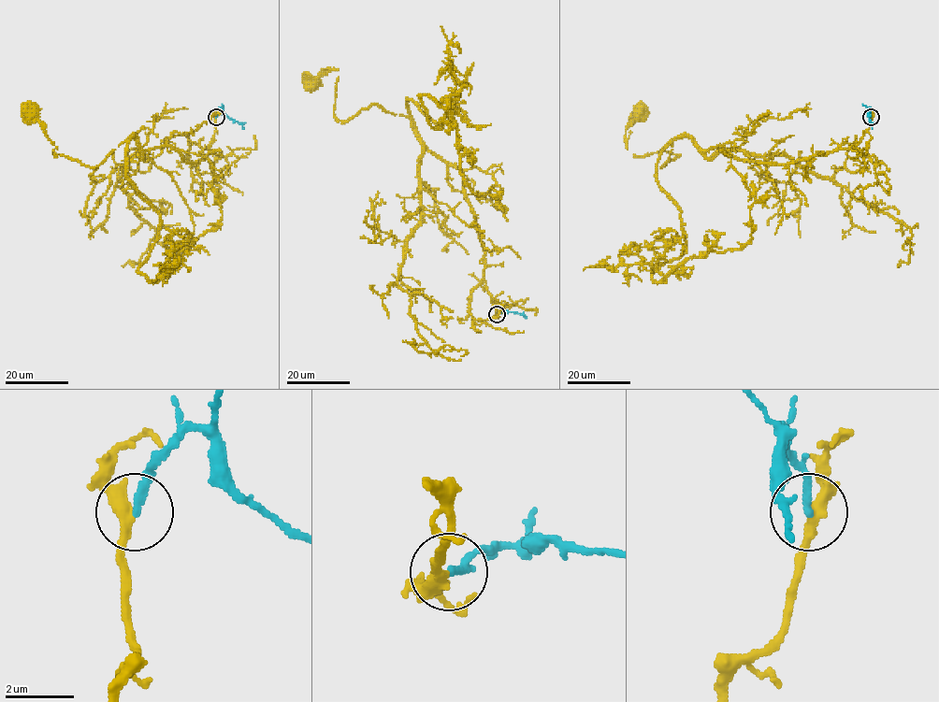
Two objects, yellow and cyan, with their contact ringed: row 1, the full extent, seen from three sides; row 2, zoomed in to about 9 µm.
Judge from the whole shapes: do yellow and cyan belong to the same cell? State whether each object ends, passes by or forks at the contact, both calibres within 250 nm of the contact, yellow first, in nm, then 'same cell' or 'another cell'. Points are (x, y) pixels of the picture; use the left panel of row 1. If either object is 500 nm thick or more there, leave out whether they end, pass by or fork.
yellow passes by; cyan ends there; 340 nm thick on the yellow side, 200 nm on the other; same cell

